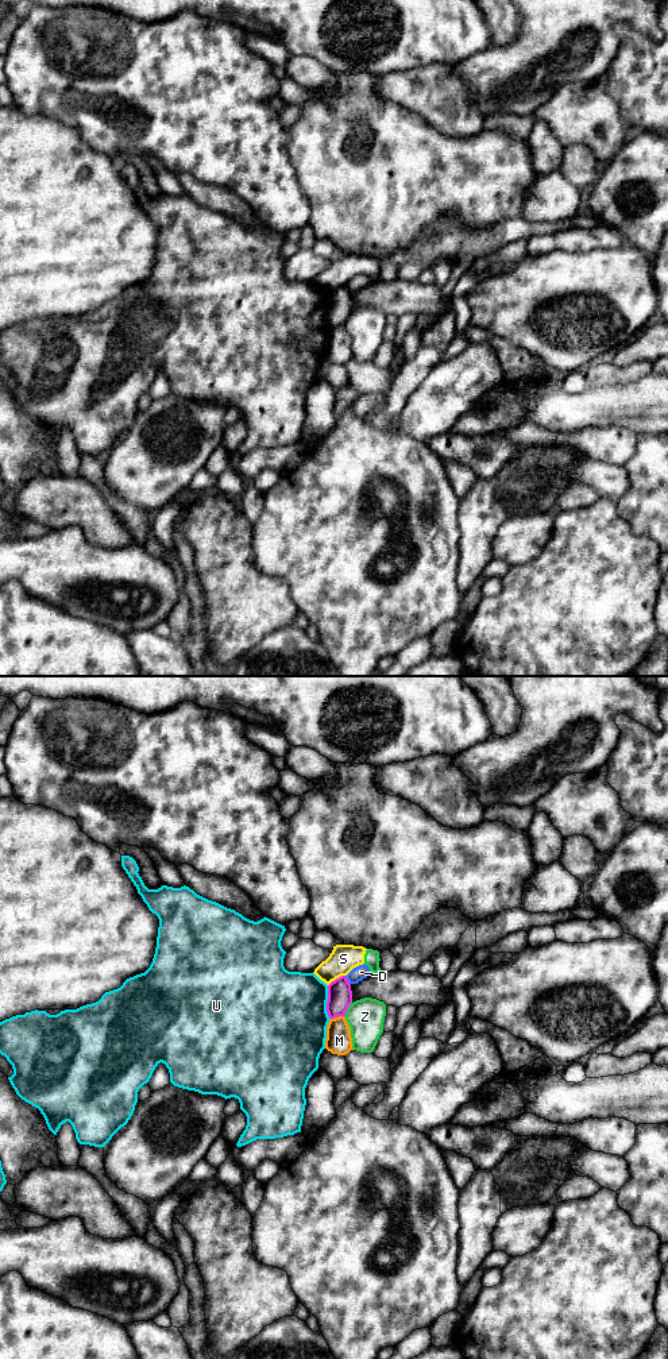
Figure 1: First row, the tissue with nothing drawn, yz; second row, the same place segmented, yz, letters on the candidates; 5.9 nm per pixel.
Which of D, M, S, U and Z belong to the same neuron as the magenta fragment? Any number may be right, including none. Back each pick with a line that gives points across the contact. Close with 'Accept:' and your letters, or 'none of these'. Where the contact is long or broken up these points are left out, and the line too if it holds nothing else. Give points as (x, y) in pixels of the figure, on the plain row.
Accept: none of these

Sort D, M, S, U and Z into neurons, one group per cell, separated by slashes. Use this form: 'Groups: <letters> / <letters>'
Groups: D / M / S Z / U

